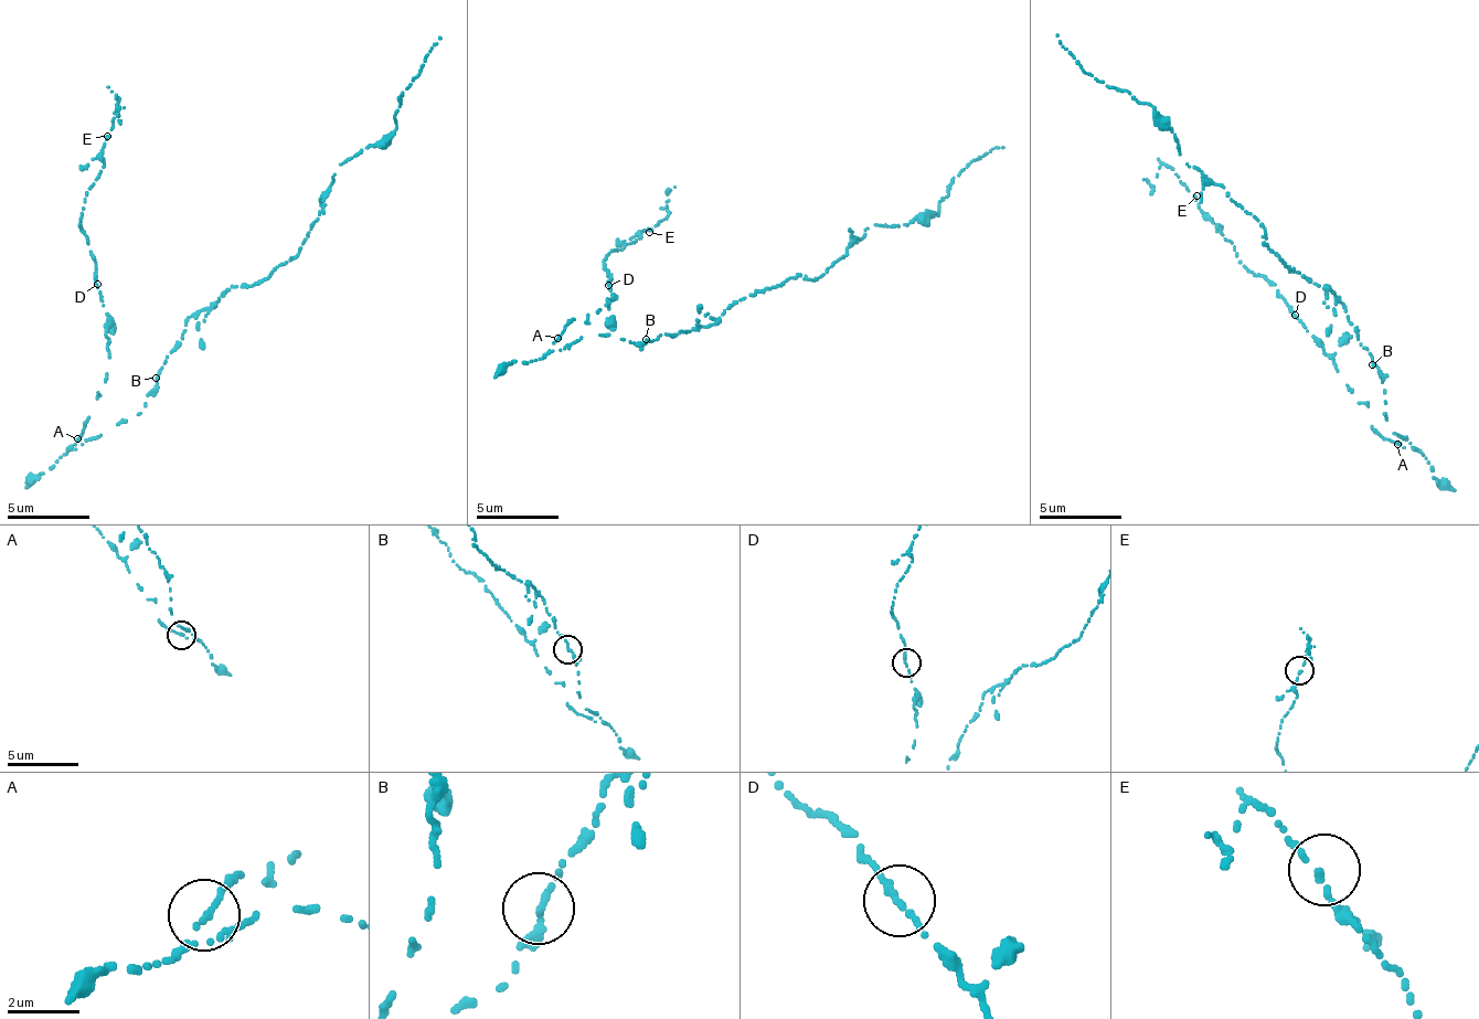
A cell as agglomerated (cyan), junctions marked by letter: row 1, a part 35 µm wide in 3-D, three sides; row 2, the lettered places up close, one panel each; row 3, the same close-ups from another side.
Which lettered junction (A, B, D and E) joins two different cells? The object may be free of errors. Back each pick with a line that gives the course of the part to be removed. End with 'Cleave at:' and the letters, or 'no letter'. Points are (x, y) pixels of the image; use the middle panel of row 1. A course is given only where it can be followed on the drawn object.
Cleave at: no letter

